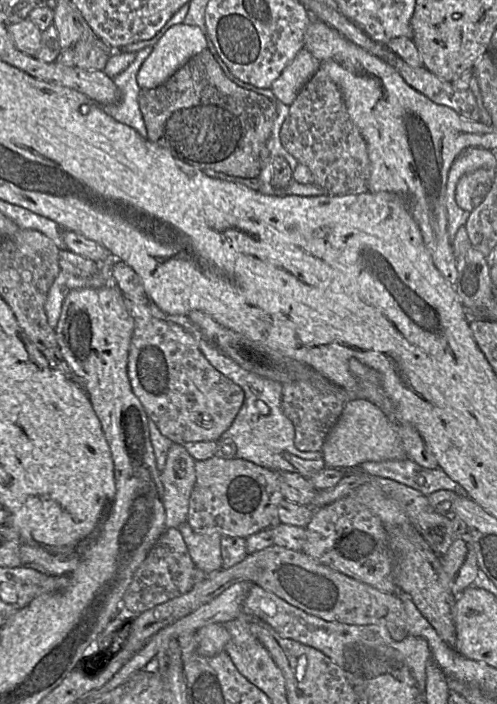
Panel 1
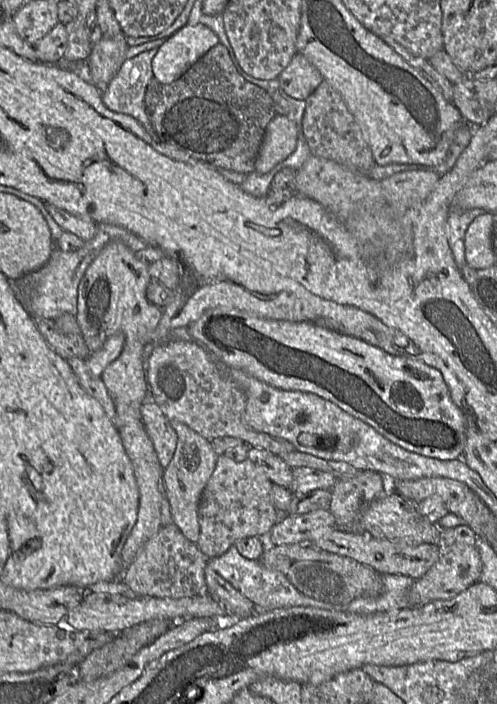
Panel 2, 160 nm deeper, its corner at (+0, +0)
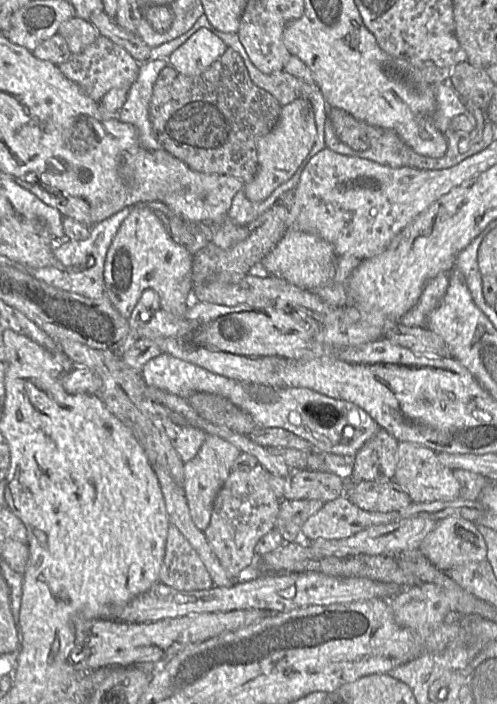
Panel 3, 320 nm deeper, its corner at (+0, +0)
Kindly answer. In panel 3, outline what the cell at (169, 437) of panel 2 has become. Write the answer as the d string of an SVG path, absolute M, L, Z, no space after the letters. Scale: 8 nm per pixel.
M168 416L161 417L161 422L182 462L193 459L207 434L192 425L177 424Z

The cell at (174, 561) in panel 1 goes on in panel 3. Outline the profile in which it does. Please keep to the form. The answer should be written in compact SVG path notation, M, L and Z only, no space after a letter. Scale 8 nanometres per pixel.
M173 525L168 528L159 582L180 591L207 590L214 586L197 552Z

